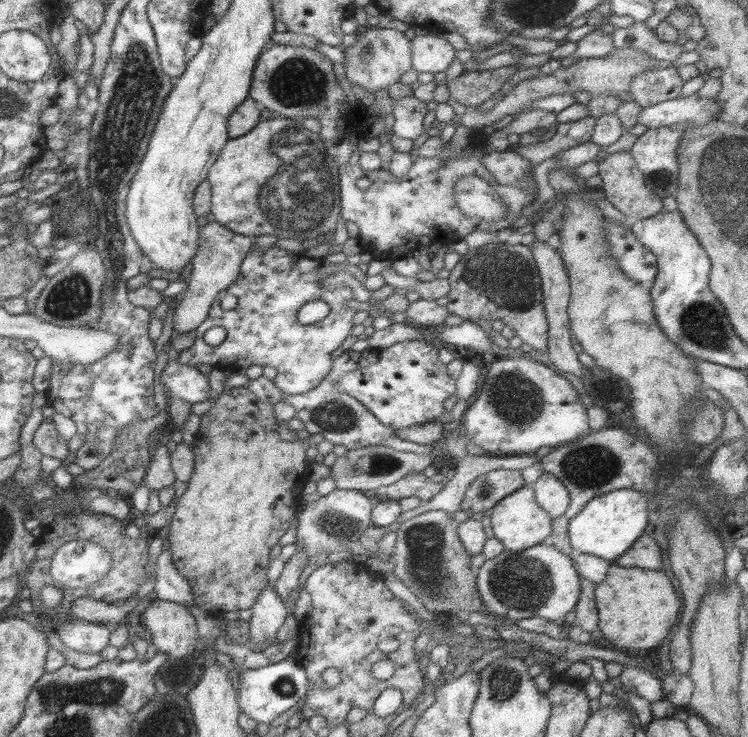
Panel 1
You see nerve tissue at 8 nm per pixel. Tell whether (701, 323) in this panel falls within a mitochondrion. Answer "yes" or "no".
yes

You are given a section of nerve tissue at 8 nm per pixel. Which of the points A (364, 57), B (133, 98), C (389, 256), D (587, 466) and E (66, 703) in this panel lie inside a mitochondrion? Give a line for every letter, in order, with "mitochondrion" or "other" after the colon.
A: mitochondrion
B: mitochondrion
C: other
D: mitochondrion
E: mitochondrion

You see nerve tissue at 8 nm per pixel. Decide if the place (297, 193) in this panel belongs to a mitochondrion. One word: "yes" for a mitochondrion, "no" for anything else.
yes

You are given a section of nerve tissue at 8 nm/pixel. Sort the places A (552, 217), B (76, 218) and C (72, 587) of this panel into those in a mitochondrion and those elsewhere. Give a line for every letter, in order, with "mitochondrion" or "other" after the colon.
A: other
B: mitochondrion
C: other

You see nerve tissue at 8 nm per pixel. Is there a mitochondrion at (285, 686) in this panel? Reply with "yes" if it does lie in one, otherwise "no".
yes

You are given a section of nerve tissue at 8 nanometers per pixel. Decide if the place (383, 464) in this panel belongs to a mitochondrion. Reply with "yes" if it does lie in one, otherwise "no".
yes

